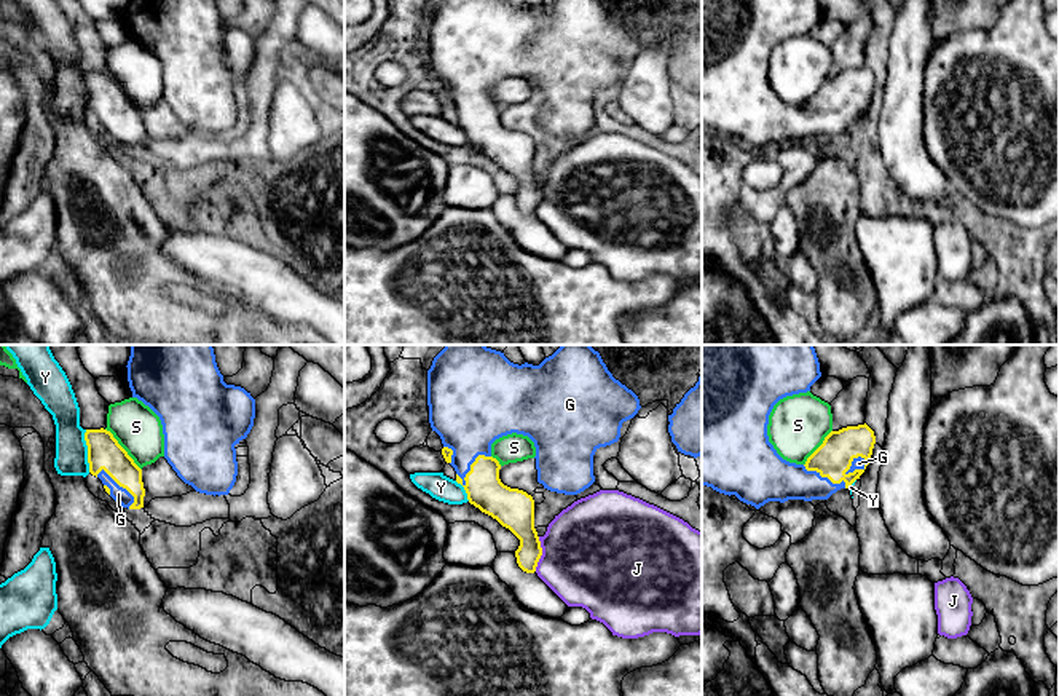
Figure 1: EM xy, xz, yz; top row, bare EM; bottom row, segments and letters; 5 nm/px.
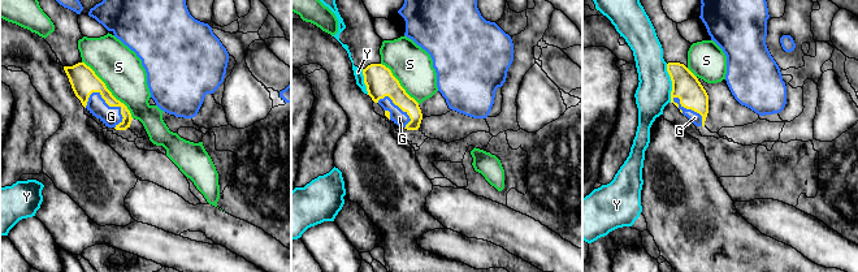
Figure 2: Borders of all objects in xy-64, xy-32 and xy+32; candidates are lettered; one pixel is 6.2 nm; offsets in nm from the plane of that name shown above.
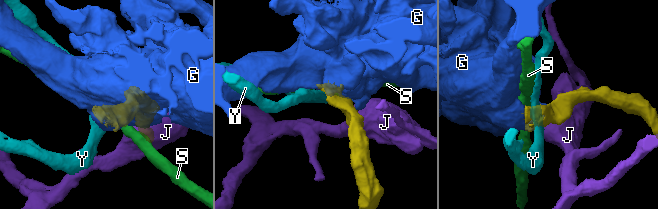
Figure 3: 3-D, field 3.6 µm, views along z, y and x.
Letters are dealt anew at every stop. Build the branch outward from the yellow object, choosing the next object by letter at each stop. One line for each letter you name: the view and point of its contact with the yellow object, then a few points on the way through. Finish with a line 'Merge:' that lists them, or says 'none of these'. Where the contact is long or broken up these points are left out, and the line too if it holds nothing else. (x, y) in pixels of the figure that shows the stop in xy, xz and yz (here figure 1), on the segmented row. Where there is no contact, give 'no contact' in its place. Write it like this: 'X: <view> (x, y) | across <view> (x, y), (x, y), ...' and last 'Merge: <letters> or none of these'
G: xz (471, 465)
Merge: G

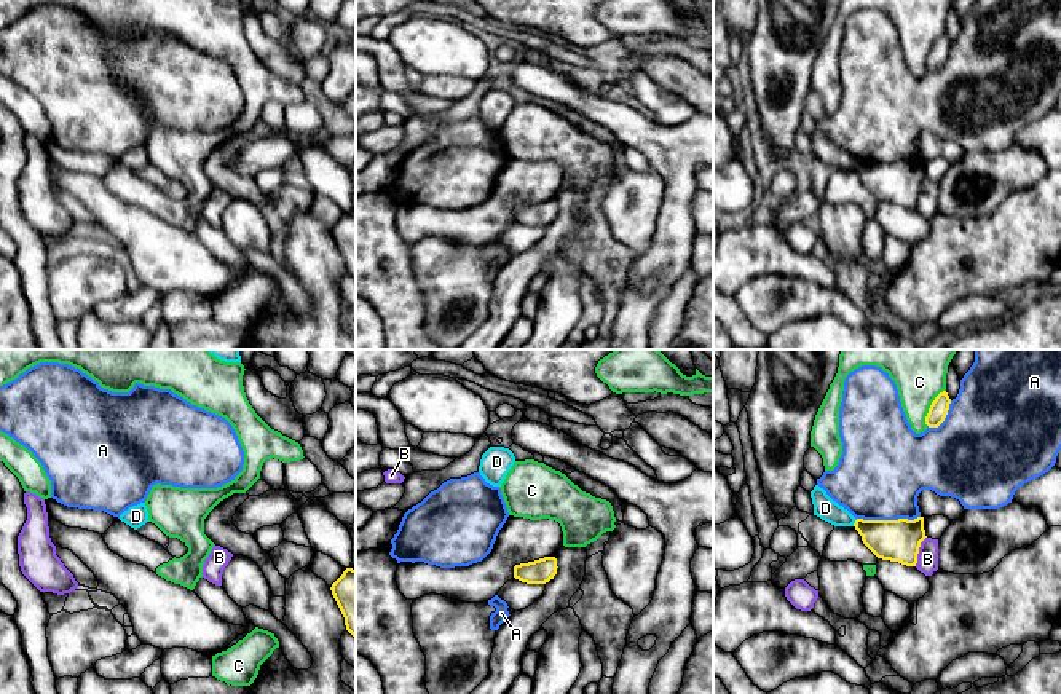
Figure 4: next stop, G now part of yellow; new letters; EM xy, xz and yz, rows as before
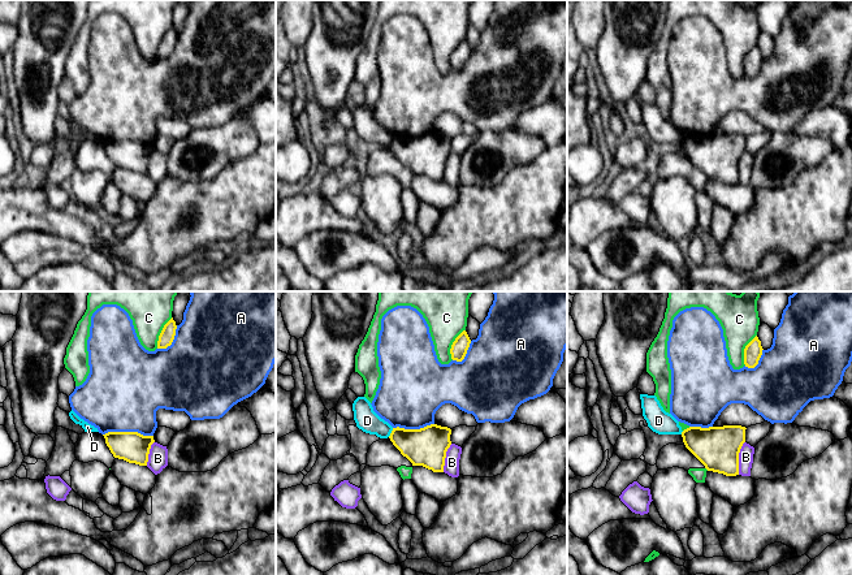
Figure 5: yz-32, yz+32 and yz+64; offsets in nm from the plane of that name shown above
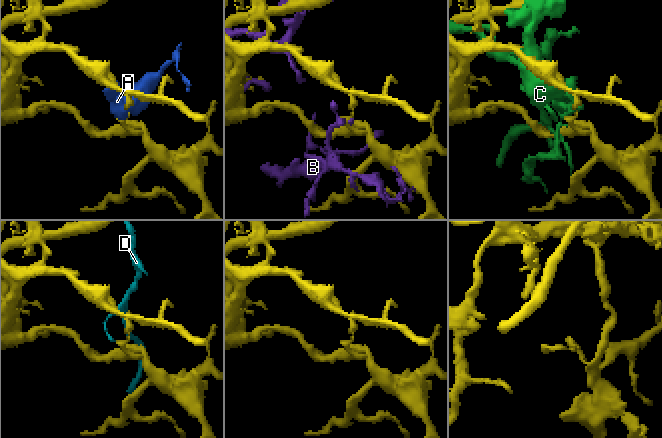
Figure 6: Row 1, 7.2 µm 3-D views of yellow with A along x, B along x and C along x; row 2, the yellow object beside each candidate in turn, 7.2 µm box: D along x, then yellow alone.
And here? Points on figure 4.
Merge: none of these

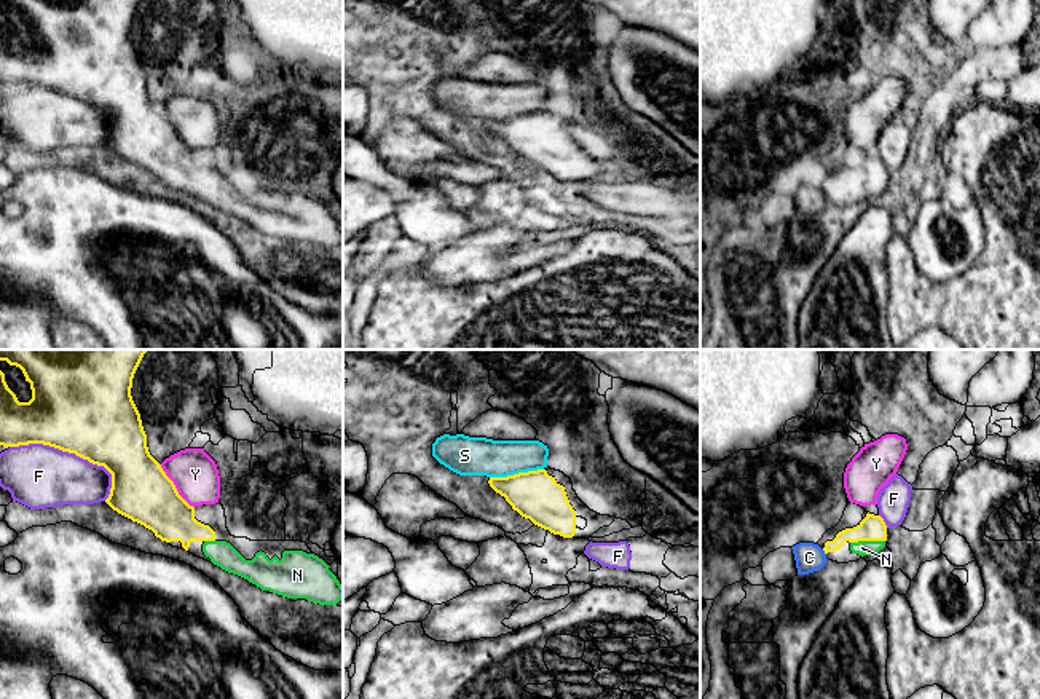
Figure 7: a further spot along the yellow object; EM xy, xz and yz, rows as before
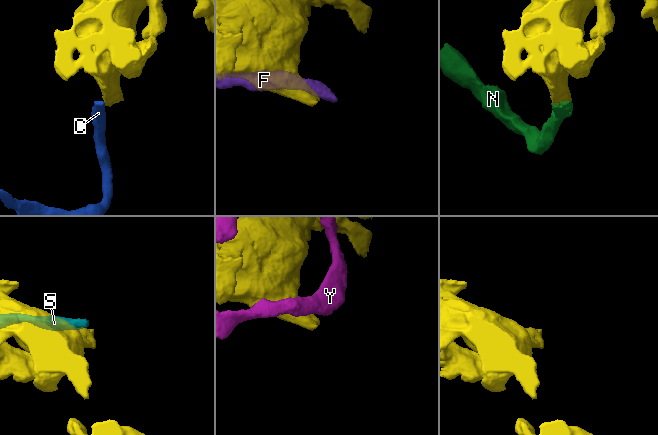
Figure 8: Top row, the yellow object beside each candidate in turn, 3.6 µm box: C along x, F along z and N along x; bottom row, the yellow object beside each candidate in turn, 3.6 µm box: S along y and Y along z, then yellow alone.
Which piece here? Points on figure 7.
N: yz (866, 540)
Merge: N

